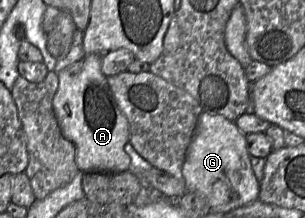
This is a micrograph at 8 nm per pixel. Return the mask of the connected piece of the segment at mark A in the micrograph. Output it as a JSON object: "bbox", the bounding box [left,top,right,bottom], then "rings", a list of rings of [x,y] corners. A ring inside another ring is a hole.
{"bbox":[53,54,131,173],"rings":[[[89,54],[60,70],[53,109],[62,135],[75,146],[75,161],[80,171],[119,173],[130,168],[131,159],[124,151],[124,145],[129,141],[129,125],[113,98],[107,77],[101,71],[101,62],[101,54]]]}

